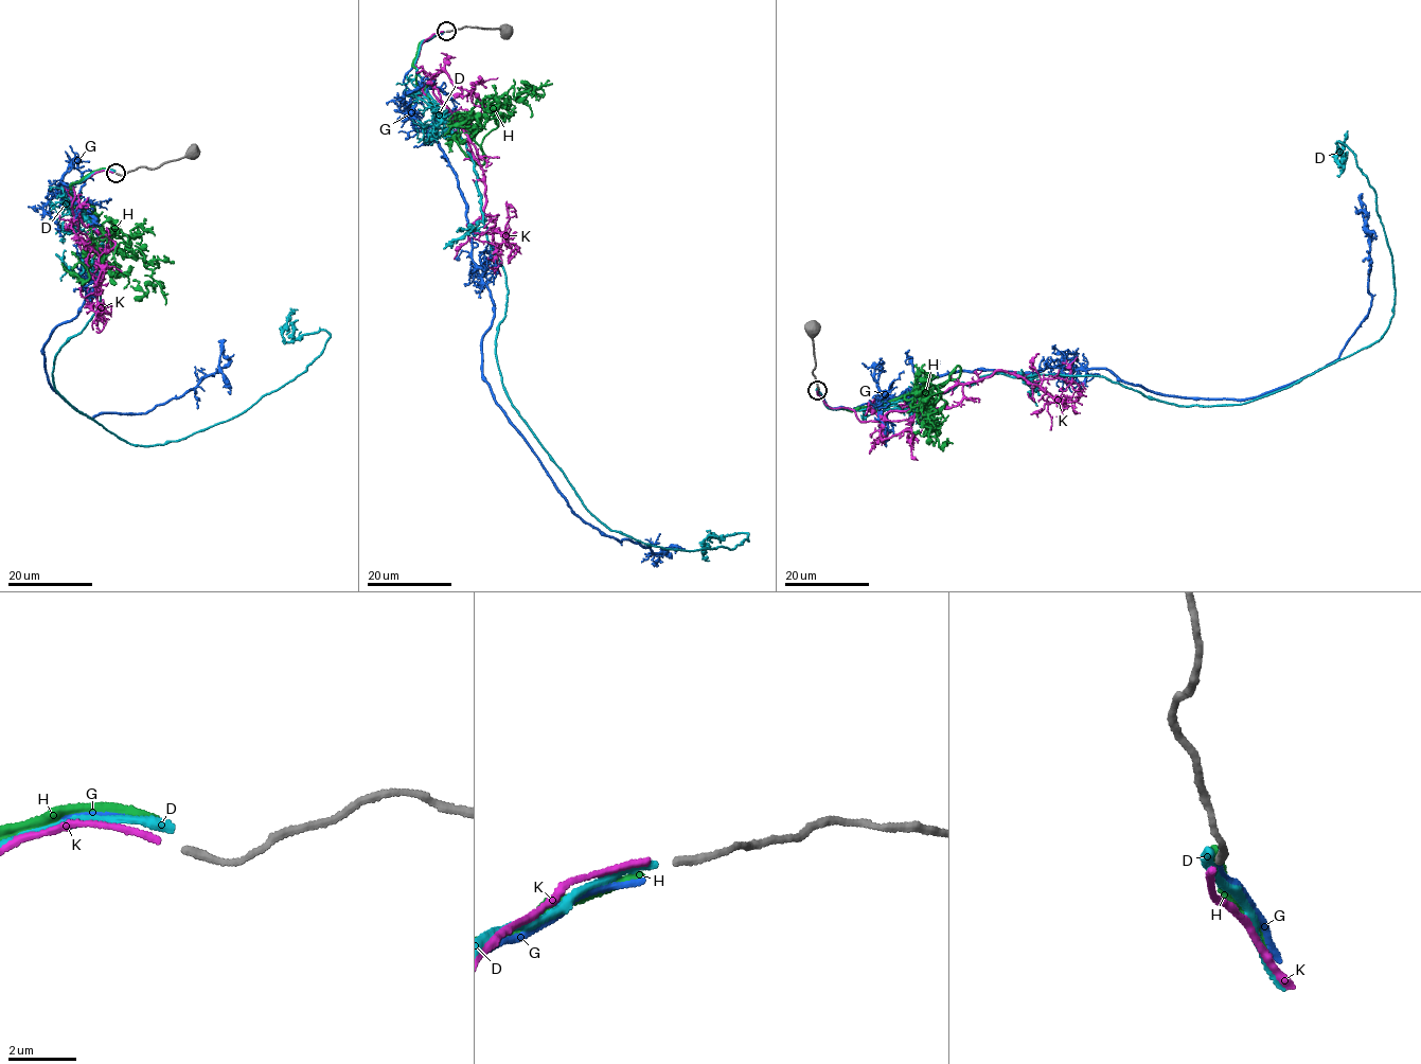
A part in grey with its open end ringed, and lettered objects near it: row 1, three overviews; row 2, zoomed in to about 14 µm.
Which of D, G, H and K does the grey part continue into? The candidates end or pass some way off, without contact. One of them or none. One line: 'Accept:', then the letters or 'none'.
Accept: K

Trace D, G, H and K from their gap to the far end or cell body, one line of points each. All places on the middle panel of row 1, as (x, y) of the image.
D: (444, 32), (414, 67), (475, 163), (507, 395), (613, 530), (696, 550), (748, 533), (708, 535), (709, 561)
G: (442, 33), (421, 43), (405, 106), (465, 204), (493, 303), (483, 379), (575, 514), (661, 553), (657, 567)
H: (442, 32), (413, 67), (456, 140), (483, 126), (486, 96), (494, 114), (513, 100)
K: (443, 31), (422, 43), (415, 66), (469, 136), (482, 172), (500, 254), (494, 267), (485, 264)

